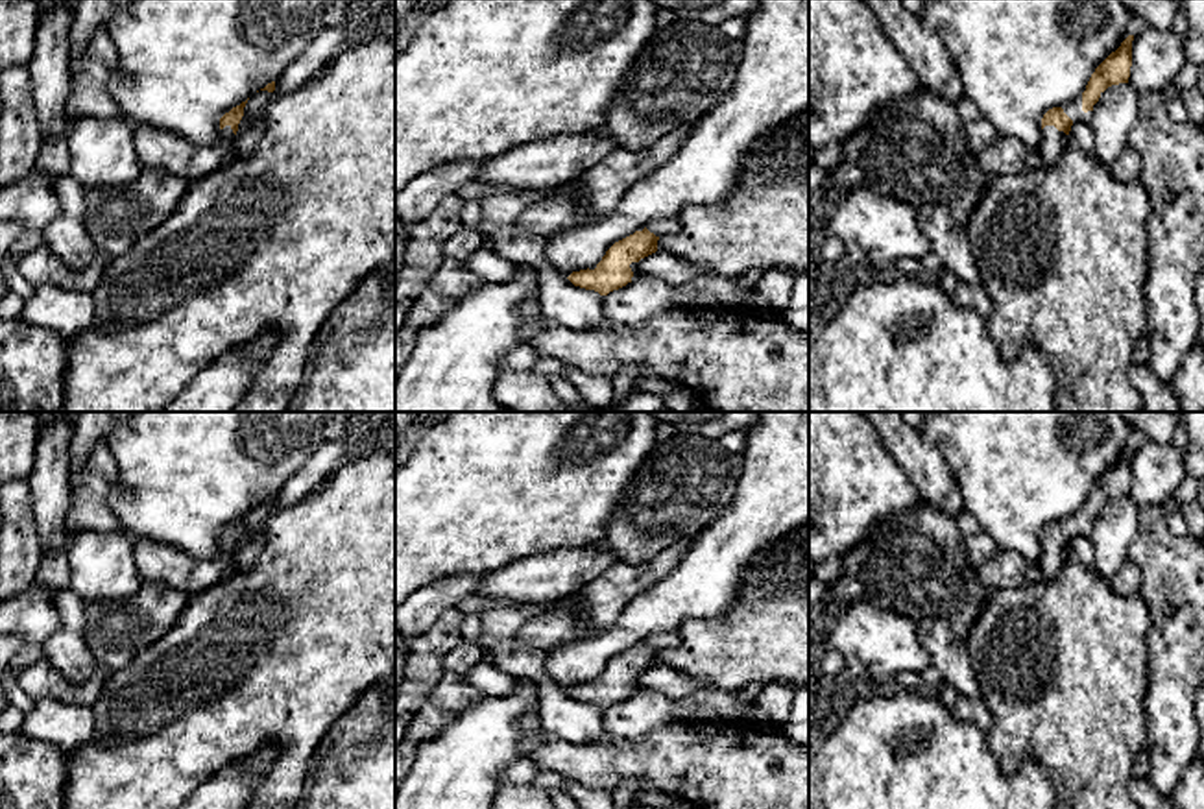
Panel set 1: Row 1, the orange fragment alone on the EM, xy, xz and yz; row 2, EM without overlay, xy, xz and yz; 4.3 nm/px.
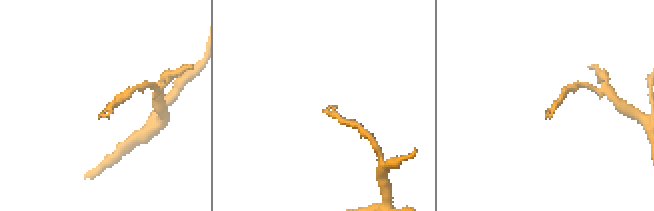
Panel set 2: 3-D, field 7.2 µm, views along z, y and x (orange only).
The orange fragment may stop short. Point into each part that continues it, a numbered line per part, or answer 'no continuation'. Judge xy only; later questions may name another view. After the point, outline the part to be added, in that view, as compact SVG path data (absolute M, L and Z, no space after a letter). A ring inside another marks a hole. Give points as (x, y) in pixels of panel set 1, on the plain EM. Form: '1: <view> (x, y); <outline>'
1: xy (156, 562); M138 539L133 547L133 560L140 582L164 584L190 597L236 573L235 547L231 539L225 539L220 554L211 560L198 560L177 549Z

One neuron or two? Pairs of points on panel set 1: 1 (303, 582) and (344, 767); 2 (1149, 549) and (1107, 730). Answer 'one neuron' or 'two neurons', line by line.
1: two neurons
2: two neurons

